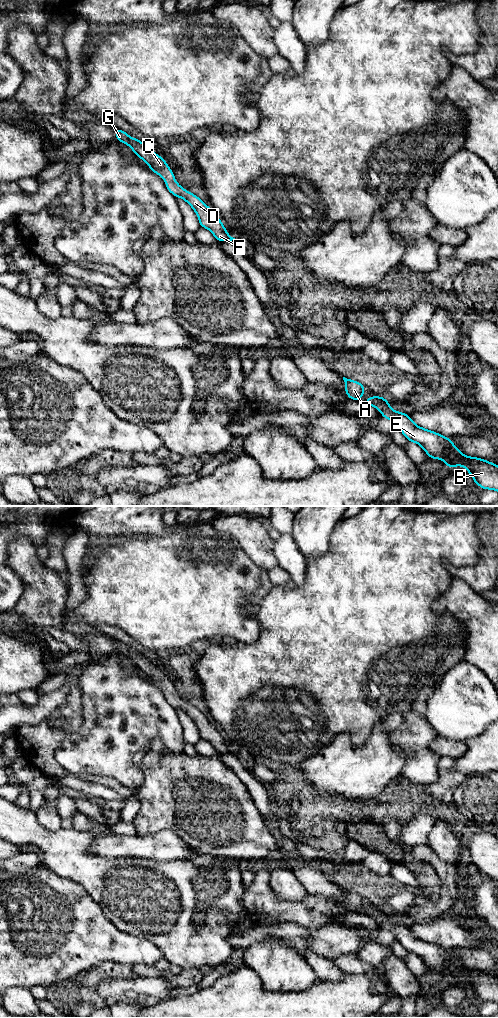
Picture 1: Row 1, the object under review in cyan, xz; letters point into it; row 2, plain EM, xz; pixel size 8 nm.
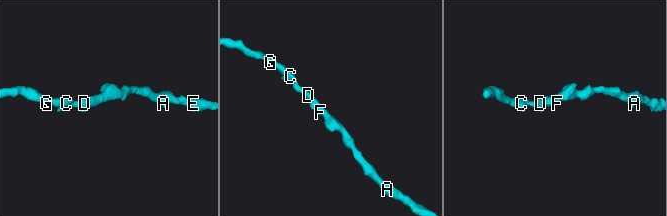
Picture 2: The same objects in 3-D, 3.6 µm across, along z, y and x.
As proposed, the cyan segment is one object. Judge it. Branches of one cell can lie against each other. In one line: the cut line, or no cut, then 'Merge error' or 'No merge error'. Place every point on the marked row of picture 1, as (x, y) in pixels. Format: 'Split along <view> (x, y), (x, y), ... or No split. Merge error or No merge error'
No split. No merge error

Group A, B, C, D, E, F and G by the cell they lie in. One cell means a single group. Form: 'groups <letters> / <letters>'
groups A B C D E F G

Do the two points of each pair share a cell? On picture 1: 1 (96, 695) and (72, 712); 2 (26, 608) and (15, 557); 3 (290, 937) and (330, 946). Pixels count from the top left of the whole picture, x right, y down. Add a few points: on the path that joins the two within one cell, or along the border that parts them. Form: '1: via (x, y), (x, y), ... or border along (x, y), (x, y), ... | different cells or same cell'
1: border along (77, 684), (81, 692), (80, 728) | different cells
2: via (32, 595), (32, 574), (28, 570) | same cell
3: via (300, 937), (320, 941) | same cell

